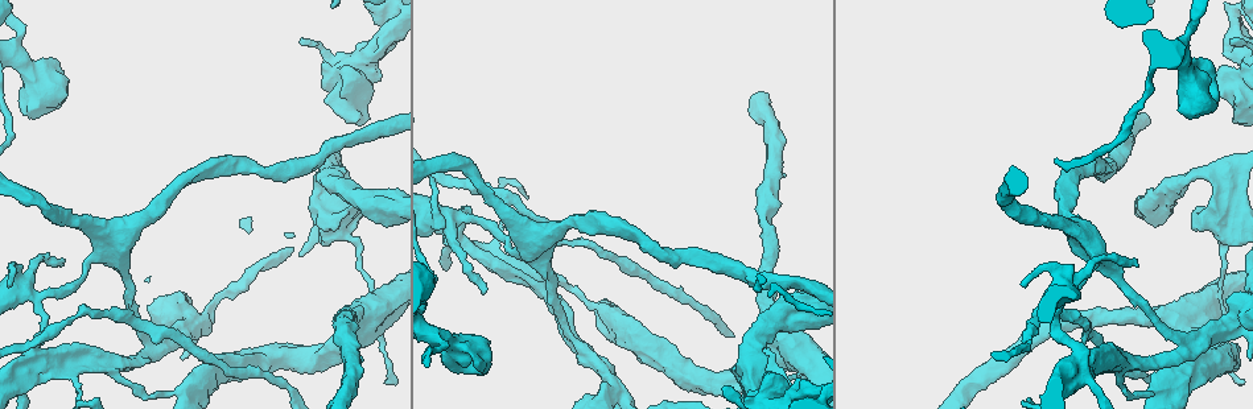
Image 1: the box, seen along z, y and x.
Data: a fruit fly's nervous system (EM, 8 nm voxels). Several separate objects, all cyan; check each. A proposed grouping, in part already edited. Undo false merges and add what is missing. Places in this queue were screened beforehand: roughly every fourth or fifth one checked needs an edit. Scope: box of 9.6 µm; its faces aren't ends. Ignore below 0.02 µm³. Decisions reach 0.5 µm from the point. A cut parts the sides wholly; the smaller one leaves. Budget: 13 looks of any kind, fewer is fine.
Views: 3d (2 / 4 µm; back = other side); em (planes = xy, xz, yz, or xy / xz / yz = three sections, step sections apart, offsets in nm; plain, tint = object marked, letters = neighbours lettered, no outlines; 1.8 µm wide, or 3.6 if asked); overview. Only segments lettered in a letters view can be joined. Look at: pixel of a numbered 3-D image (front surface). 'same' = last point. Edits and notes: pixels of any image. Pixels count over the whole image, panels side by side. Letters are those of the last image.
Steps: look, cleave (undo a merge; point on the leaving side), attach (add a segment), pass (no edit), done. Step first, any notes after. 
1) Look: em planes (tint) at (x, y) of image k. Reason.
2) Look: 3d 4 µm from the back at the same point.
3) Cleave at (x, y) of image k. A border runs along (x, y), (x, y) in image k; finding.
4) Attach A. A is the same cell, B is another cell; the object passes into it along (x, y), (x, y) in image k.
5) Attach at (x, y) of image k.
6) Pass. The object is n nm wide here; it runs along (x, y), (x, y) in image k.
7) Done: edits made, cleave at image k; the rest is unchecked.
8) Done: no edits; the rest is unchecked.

Look: 3d 4 µm at (381, 299) of image 1. Thin neck.

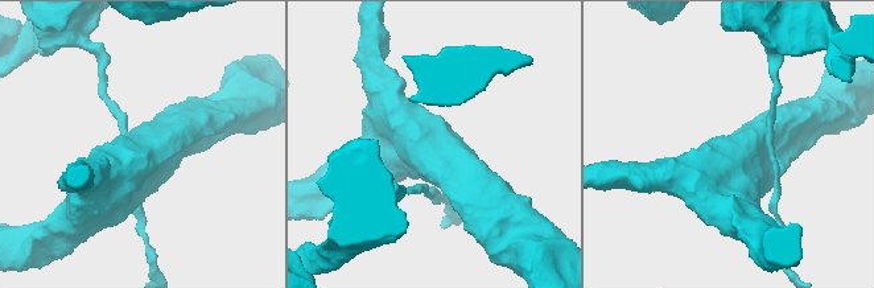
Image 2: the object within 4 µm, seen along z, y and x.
Look: em xy step 16 (tint) at (437, 170) of image 2. Need the tissue.

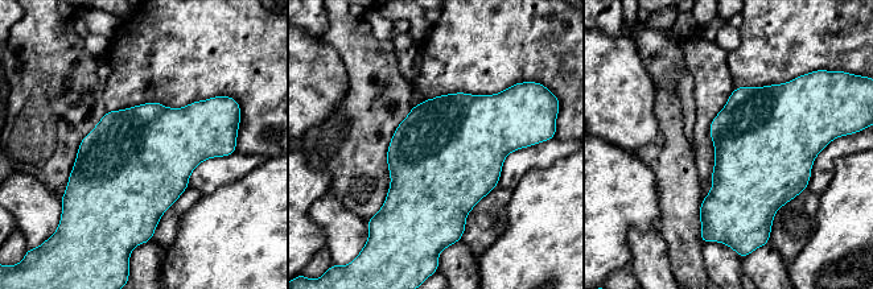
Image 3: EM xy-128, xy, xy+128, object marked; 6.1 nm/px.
Look: em xy step 16 (letters) at the same point. See the neighbours.

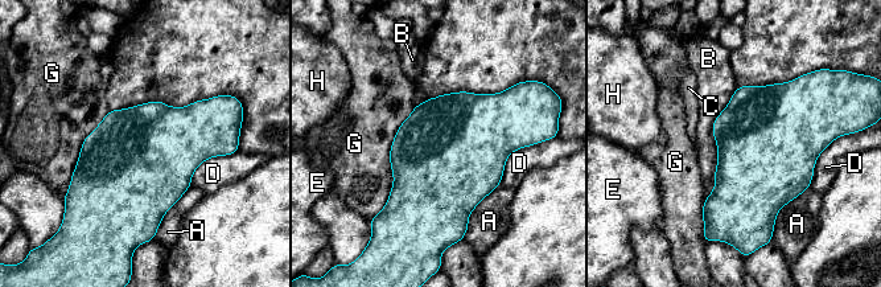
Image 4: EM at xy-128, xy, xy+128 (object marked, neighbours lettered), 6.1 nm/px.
Pass. The object is 420 nm wide here; the longest contact is with B, 700 nm; A, B, C, D, E, G and H are other cells; one neuron here.

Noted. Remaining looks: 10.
Look: 3d 2 µm from the back at (1231, 323) of image 1. Small branch off a trunk.

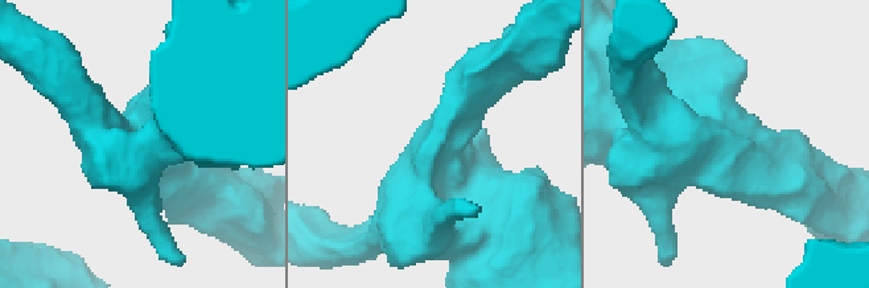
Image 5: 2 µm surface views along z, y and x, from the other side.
Look: em xy step 4 (plain) at (727, 143) of image 5. Need the tissue.

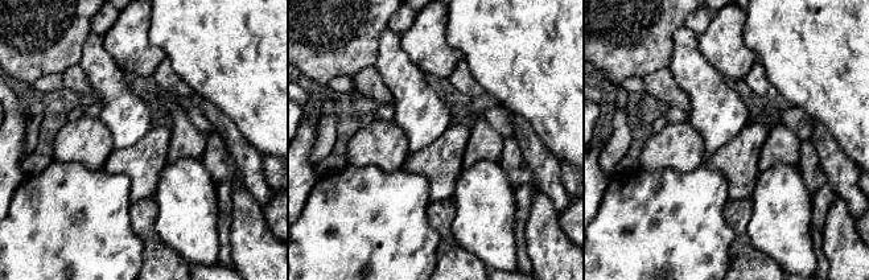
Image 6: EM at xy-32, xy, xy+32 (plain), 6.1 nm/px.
Look: em xy step 4 (letters) at the same point. See the neighbours.

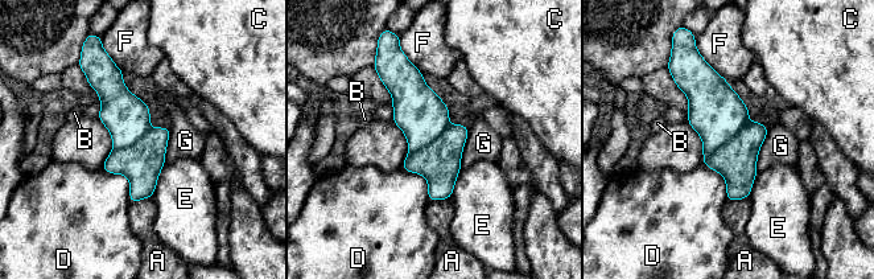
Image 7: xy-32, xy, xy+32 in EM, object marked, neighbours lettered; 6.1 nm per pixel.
Cleave at (716, 113) of image 7. A, B, C, D, E, F and G are other cells; 4 arms meet here; a border runs along (746, 120), (726, 142), (704, 158) in image 7; a second neuron is stuck on.

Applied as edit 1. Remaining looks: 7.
Look: 3d 4 µm at (111, 370) of image 1. Sharp bend.

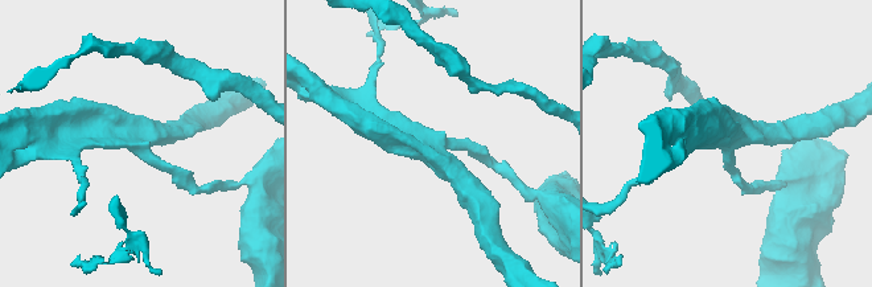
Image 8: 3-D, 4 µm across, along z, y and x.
Look: em planes (letters) at (141, 142) of image 8. 4 arms meet here.

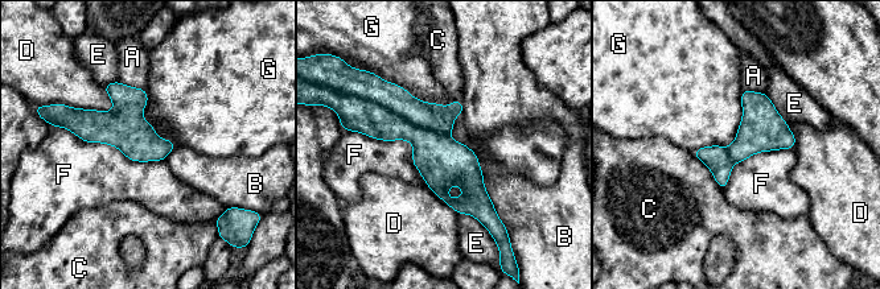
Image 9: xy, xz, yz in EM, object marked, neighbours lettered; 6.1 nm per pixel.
Pass. The object is 240 nm wide here; A, B, C, D, E, F and G are other cells; it runs along (367, 128), (412, 128), (492, 210) in image 9; all the same neuron.

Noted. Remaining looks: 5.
Done: edits made, cleave at image 7; the rest is unchecked.

